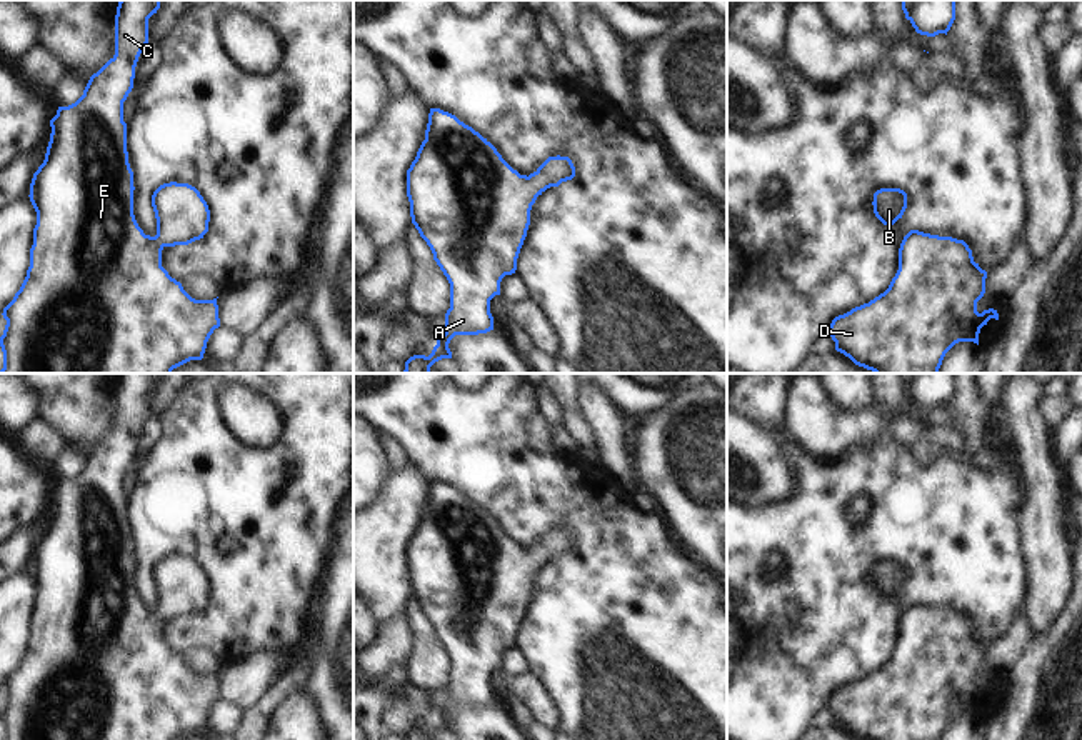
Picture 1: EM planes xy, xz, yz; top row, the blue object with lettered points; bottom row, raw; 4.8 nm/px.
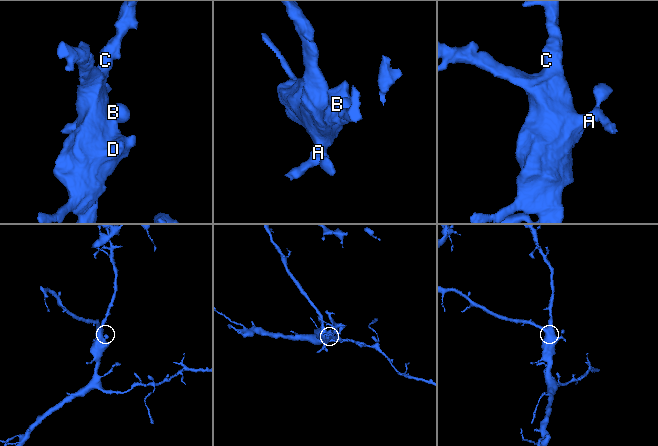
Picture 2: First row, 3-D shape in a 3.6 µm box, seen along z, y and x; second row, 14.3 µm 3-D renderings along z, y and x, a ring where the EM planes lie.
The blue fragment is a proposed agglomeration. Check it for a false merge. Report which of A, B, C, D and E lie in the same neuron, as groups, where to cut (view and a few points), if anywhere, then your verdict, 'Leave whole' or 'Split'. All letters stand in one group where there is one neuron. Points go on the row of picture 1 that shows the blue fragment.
Groups: A B C D E. No split. Leave whole

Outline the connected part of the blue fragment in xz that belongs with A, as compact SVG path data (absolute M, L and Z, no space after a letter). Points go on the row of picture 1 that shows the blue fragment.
M430 108L425 140L407 170L407 197L412 223L450 283L450 308L445 313L445 333L437 338L432 353L410 357L403 373L430 373L435 362L452 358L448 343L455 335L493 330L490 300L500 295L502 278L517 270L532 205L547 188L574 177L572 160L560 155L549 157L528 177L520 175L472 127L448 112Z

